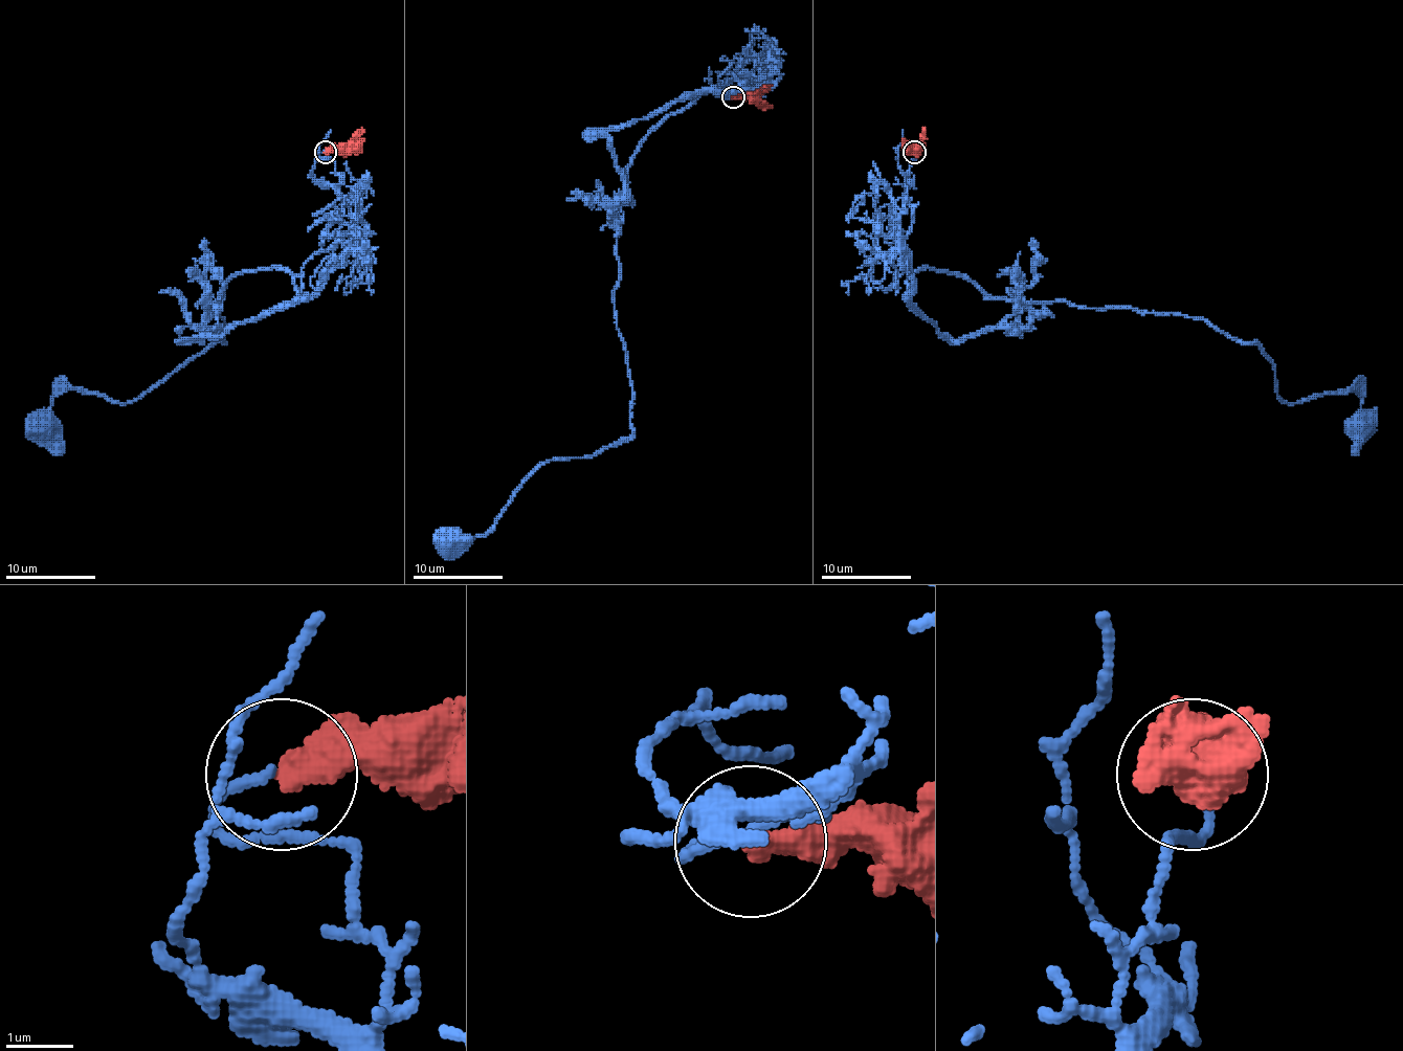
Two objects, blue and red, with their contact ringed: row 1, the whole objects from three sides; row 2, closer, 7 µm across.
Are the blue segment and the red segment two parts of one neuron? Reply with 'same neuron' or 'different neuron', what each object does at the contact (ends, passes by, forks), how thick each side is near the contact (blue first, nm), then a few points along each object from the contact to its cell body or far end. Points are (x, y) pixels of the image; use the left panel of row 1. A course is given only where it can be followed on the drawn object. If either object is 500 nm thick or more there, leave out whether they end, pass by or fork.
different neuron | blue ends | red ends | 120/440 nm | blue via (324, 152), (351, 214), (324, 281), (238, 272), (206, 306), (224, 341), (132, 401), (52, 398), (62, 454) | red via (326, 152), (341, 150), (362, 128)

